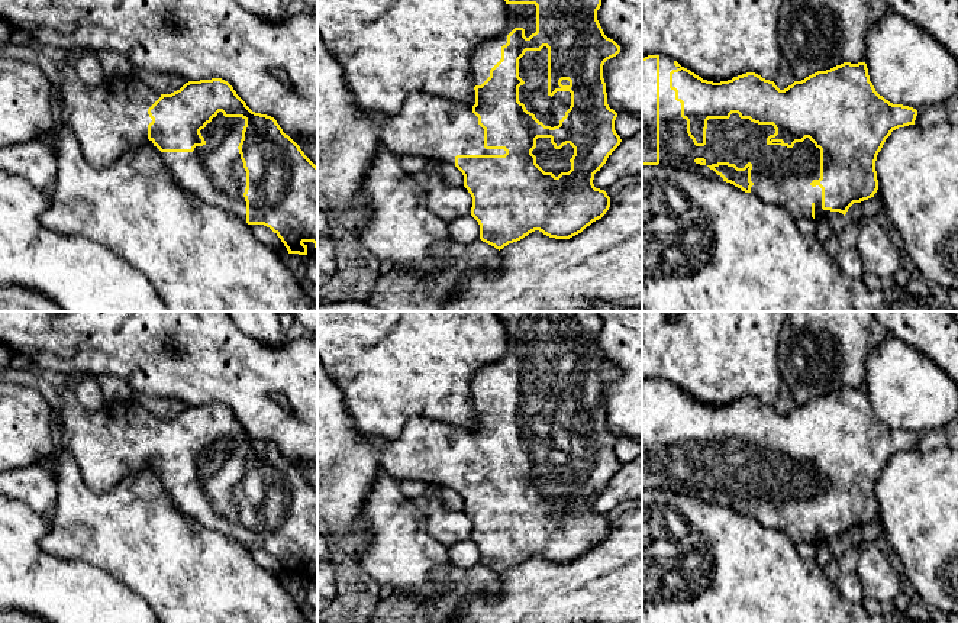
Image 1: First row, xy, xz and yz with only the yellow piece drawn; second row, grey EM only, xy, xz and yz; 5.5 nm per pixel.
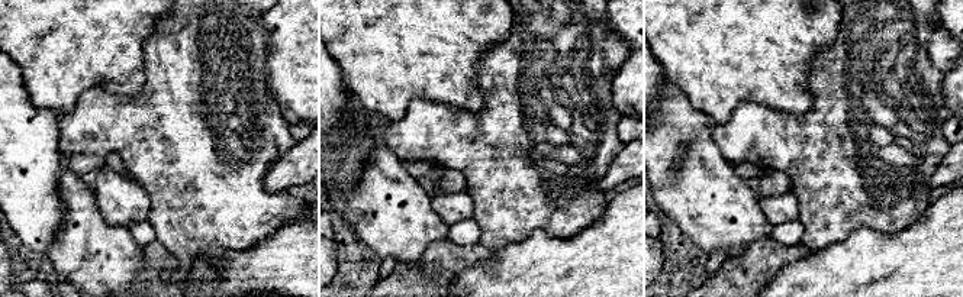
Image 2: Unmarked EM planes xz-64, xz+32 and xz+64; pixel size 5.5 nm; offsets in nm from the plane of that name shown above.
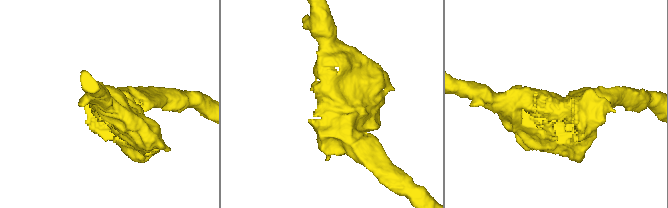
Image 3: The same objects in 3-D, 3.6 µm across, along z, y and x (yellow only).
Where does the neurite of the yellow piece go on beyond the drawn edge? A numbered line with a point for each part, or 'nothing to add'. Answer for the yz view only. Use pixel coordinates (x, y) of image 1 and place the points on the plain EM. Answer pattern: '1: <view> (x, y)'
1: yz (781, 500)

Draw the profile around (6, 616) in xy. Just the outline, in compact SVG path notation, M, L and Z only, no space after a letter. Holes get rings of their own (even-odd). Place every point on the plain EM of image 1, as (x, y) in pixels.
M0 609L0 623L46 623L46 622L29 613Z

